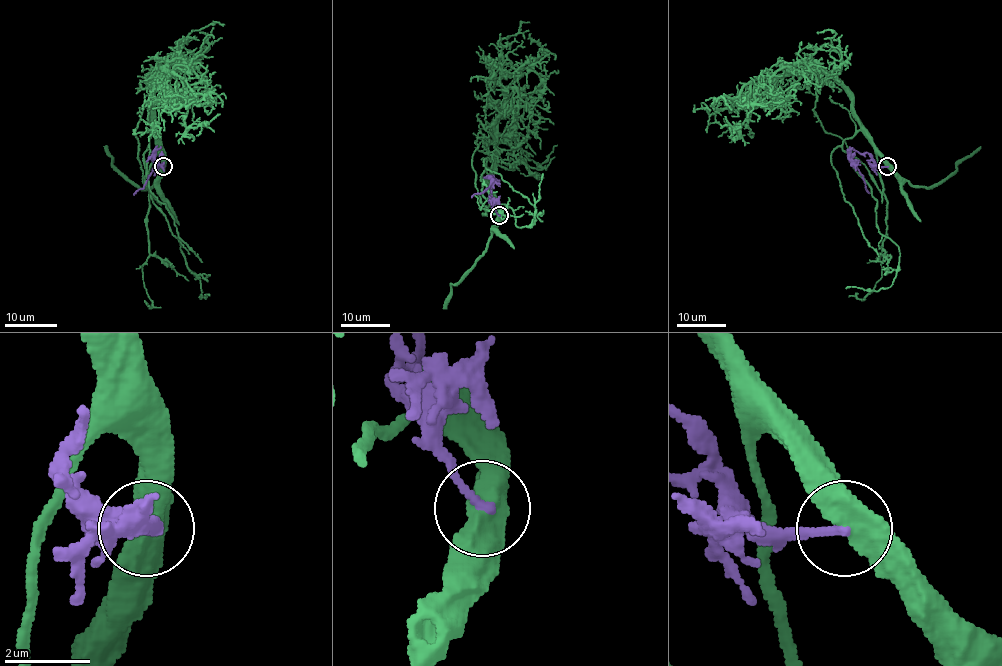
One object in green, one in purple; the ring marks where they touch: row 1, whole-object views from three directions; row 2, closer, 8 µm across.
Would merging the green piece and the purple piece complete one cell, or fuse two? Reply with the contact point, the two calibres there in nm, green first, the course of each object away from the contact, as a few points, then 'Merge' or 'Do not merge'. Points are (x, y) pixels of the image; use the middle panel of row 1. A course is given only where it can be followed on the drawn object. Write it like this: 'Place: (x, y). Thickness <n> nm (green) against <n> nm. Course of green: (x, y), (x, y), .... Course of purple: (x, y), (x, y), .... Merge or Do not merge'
Place: (499, 215). Thickness 550 nm (green) against 190 nm. Course of green: (498, 215), (485, 171), (482, 194), (491, 205), (504, 204), (513, 211), (520, 227), (533, 225), (543, 173). Course of purple: (498, 215), (490, 200), (491, 179), (482, 193), (471, 198). Do not merge

